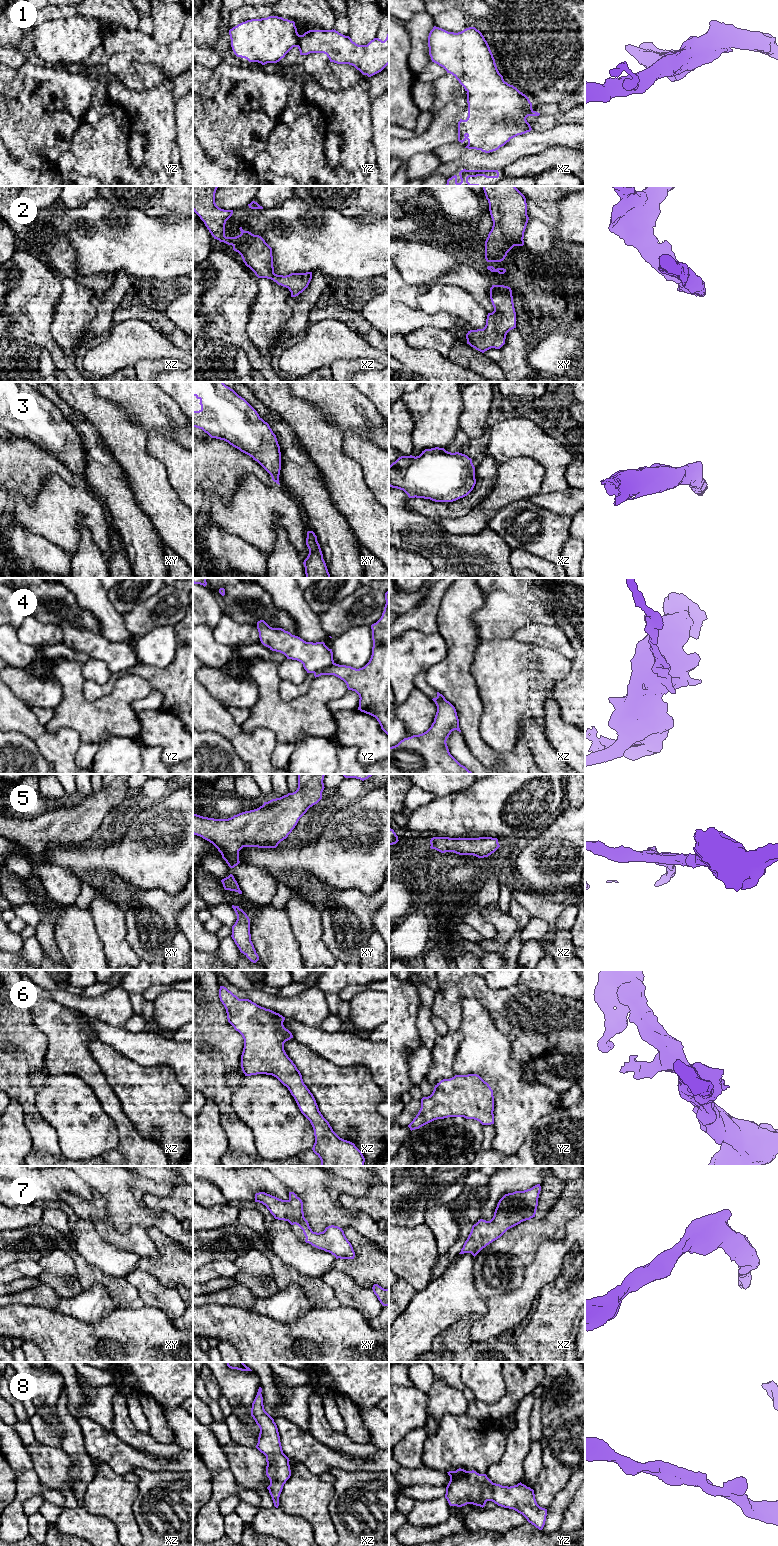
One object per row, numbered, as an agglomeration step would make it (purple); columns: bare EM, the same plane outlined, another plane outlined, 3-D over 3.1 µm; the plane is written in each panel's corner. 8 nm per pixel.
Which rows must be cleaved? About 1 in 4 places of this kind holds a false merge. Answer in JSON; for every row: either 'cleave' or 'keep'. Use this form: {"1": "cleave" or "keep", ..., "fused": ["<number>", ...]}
{"1": "keep", "2": "keep", "3": "keep", "4": "cleave", "5": "keep", "6": "keep", "7": "keep", "8": "keep", "fused": ["4"]}

